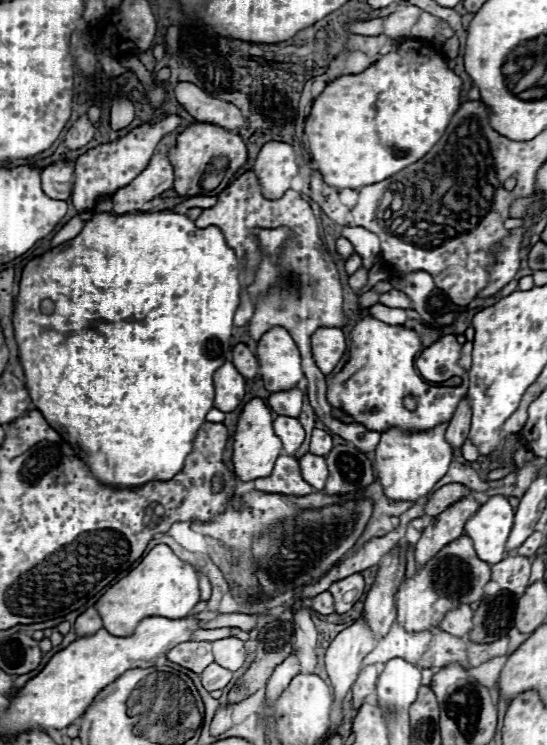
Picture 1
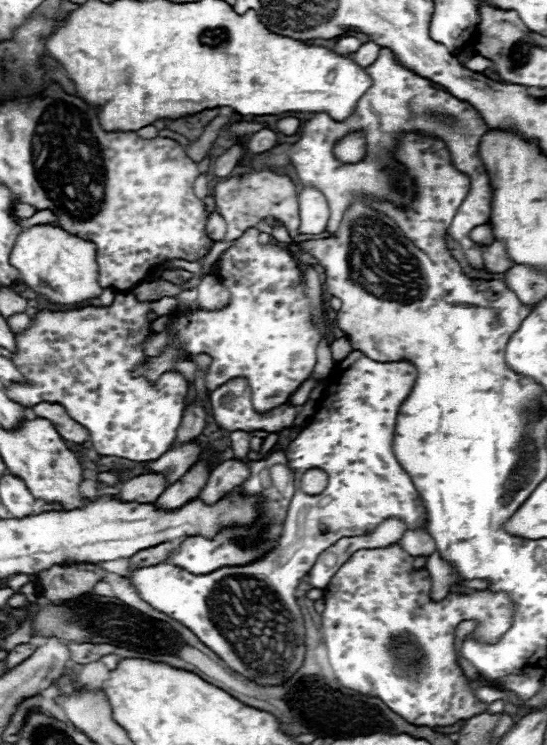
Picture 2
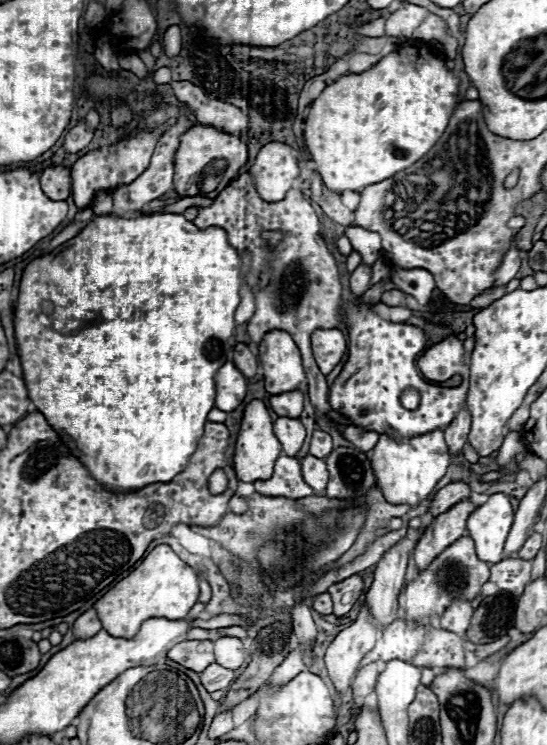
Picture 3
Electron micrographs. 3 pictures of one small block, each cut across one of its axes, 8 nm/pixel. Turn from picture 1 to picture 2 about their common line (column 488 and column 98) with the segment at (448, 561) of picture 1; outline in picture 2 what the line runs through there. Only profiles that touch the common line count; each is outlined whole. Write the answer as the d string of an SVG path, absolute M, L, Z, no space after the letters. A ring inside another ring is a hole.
M78 564L78 566L52 566L46 572L40 572L36 576L36 582L42 586L42 596L48 598L48 602L62 604L64 600L72 600L76 596L82 596L86 592L92 592L94 584L100 582L104 576L104 568L100 564Z

